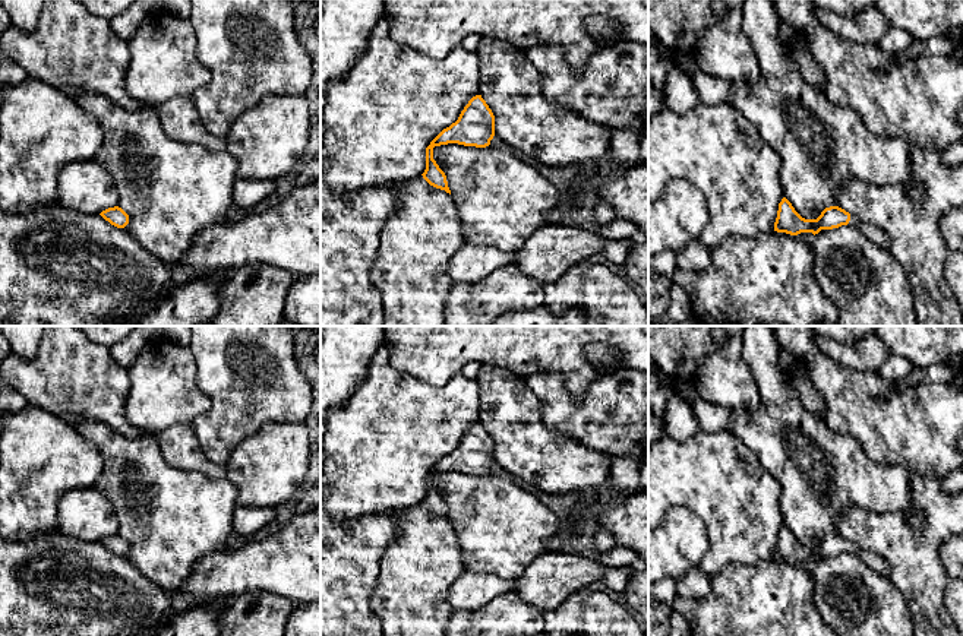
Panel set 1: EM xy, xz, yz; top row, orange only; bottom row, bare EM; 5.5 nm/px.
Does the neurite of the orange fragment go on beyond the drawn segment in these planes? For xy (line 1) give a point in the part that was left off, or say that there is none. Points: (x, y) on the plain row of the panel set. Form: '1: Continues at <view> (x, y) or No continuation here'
1: No continuation here

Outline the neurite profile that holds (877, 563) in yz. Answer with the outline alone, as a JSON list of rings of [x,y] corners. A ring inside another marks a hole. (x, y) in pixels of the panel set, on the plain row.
[[[850,542],[849,553],[853,553],[855,556],[858,556],[868,567],[871,567],[878,575],[888,578],[888,567],[885,564],[885,560],[881,556],[872,551],[863,550],[855,542]]]

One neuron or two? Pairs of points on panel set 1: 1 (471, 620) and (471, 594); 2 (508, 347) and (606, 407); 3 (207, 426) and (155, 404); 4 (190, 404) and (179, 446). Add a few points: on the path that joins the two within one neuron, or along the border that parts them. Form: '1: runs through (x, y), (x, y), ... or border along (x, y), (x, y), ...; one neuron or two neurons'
1: border along (502, 594), (483, 606), (454, 610); two neurons
2: border along (526, 376), (558, 373), (575, 396); two neurons
3: border along (199, 386), (208, 398), (210, 407), (190, 424); two neurons
4: border along (189, 423), (174, 423), (157, 434); two neurons

